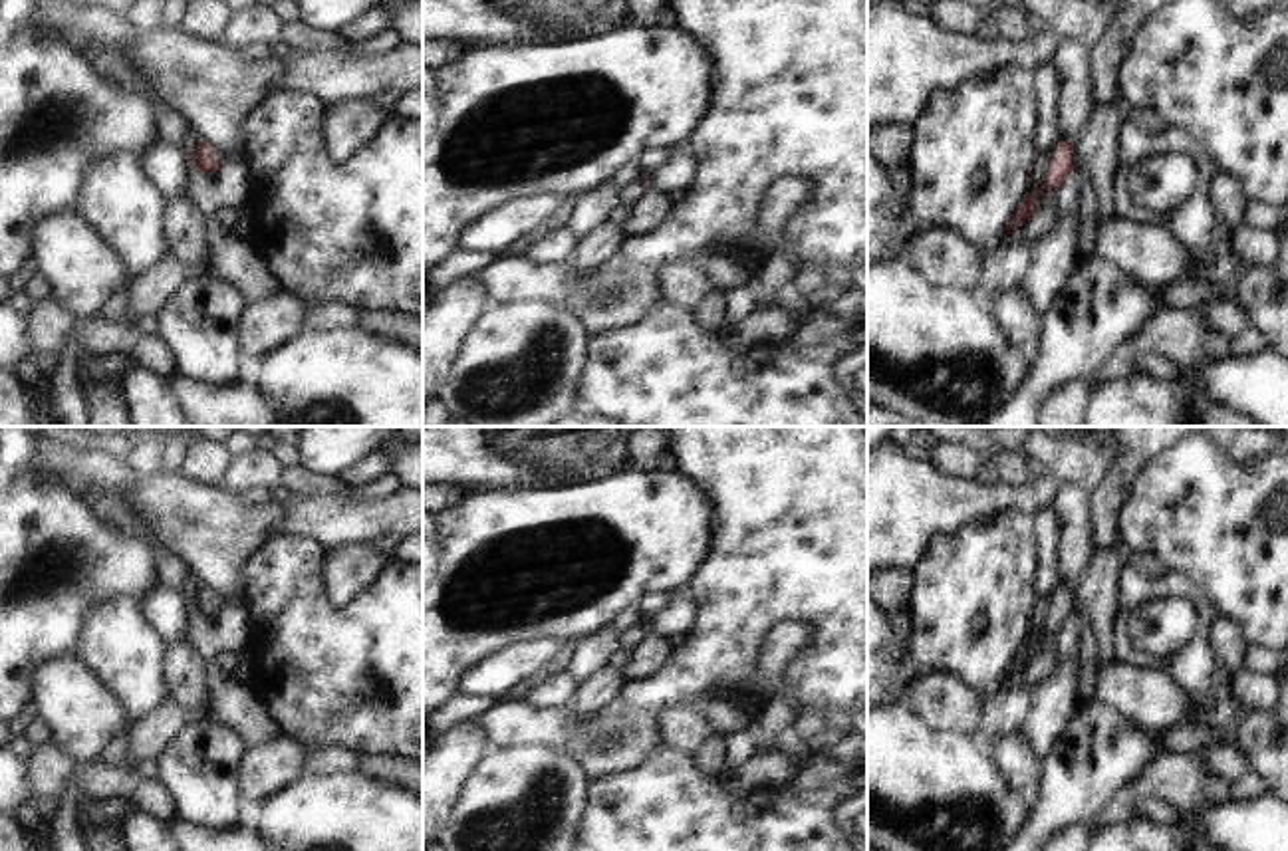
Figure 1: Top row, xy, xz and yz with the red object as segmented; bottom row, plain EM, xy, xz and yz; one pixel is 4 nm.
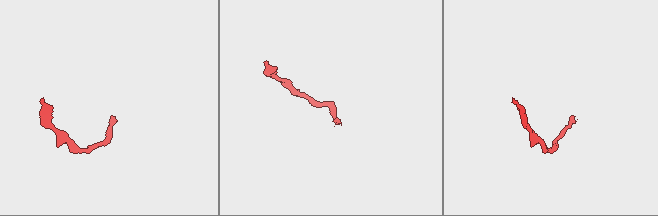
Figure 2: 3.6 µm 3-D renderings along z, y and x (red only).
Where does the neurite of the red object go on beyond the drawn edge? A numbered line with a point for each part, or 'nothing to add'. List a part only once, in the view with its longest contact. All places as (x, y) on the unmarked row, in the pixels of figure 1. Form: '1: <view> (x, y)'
1: yz (1096, 596)

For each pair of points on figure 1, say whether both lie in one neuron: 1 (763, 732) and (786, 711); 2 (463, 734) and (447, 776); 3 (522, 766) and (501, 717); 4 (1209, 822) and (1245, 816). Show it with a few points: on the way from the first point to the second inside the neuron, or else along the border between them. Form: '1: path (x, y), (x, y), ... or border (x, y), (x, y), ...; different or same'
1: path (769, 727), (780, 715); same
2: path (463, 744), (447, 766); same
3: border (558, 748), (528, 744), (493, 750); different
4: path (1217, 822), (1237, 822); same

